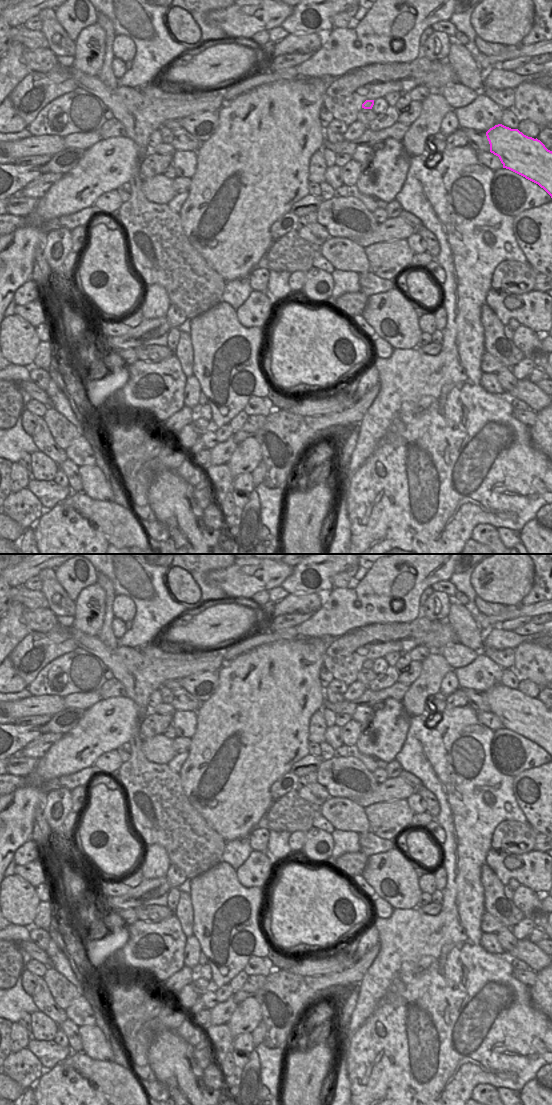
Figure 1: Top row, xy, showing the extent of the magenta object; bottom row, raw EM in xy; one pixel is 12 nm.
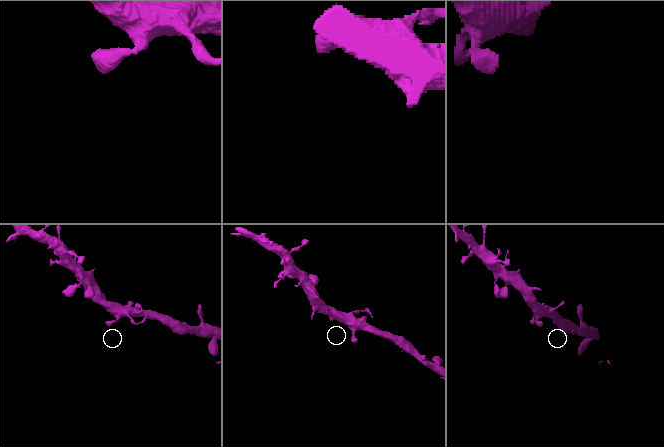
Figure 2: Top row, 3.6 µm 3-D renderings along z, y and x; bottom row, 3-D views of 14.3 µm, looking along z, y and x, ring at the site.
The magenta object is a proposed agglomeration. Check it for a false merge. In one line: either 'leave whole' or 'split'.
leave whole

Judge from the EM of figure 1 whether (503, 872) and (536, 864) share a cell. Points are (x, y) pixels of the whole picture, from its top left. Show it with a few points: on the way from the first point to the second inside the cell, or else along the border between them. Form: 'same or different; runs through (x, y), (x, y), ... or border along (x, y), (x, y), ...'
same; runs through (511, 874), (526, 874), (528, 872)

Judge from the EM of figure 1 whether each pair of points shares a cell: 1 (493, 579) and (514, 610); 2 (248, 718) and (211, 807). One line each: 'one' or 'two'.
1: two
2: one

